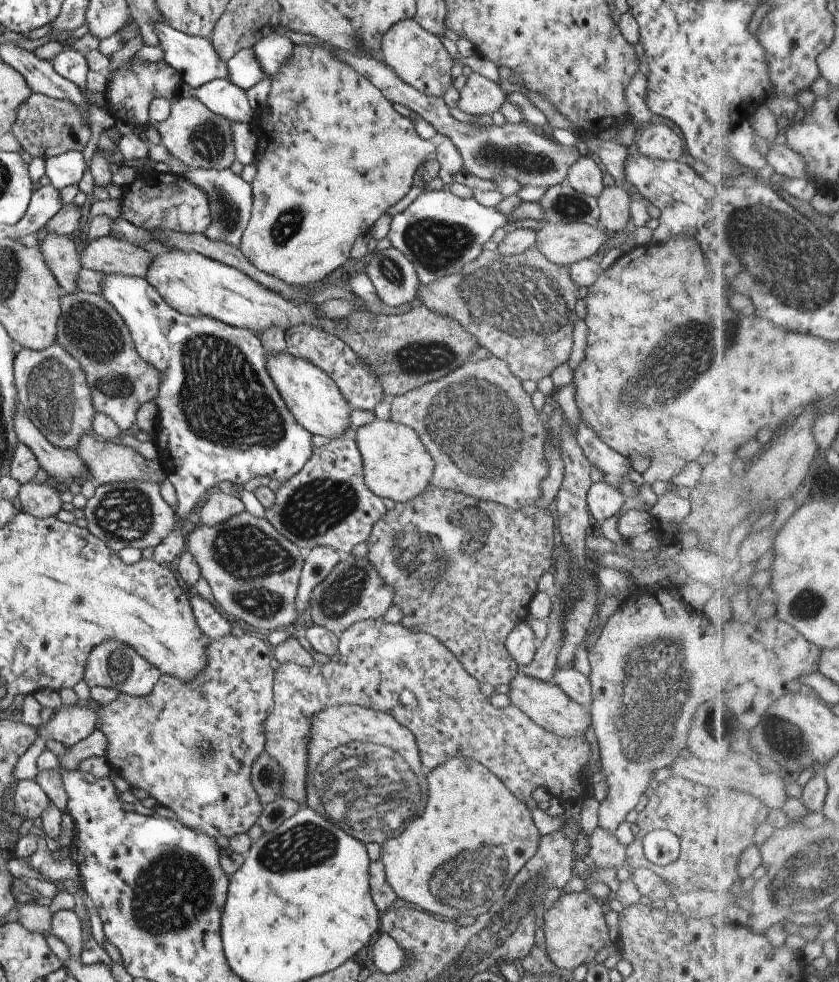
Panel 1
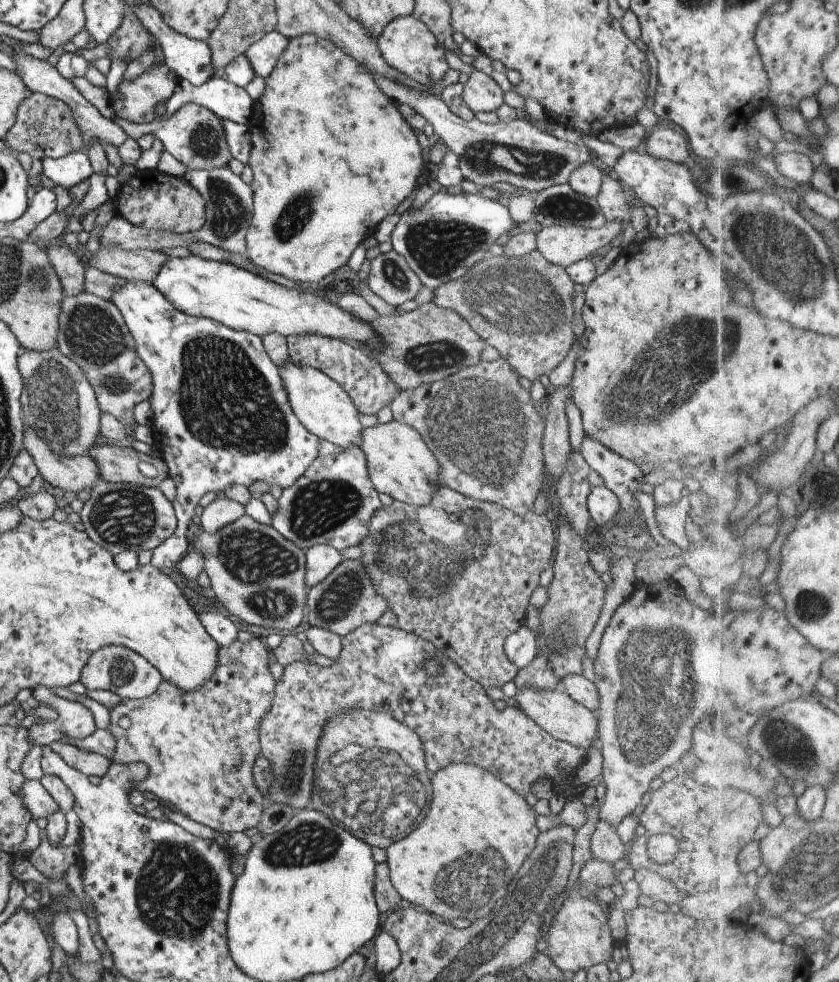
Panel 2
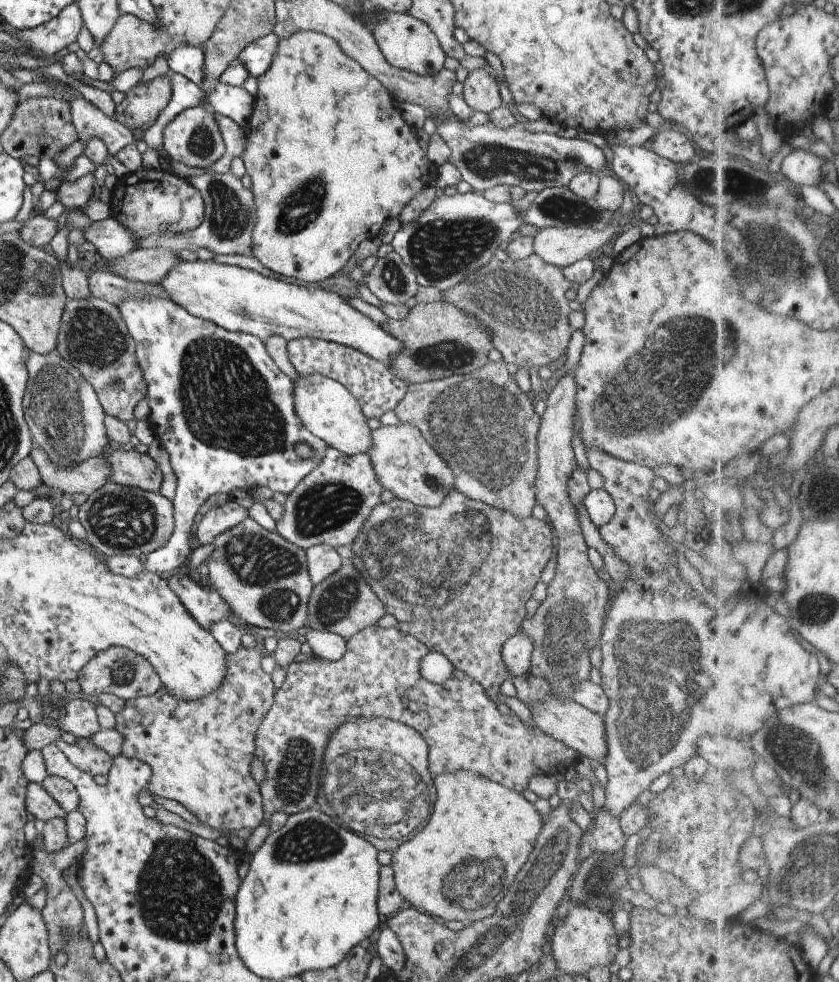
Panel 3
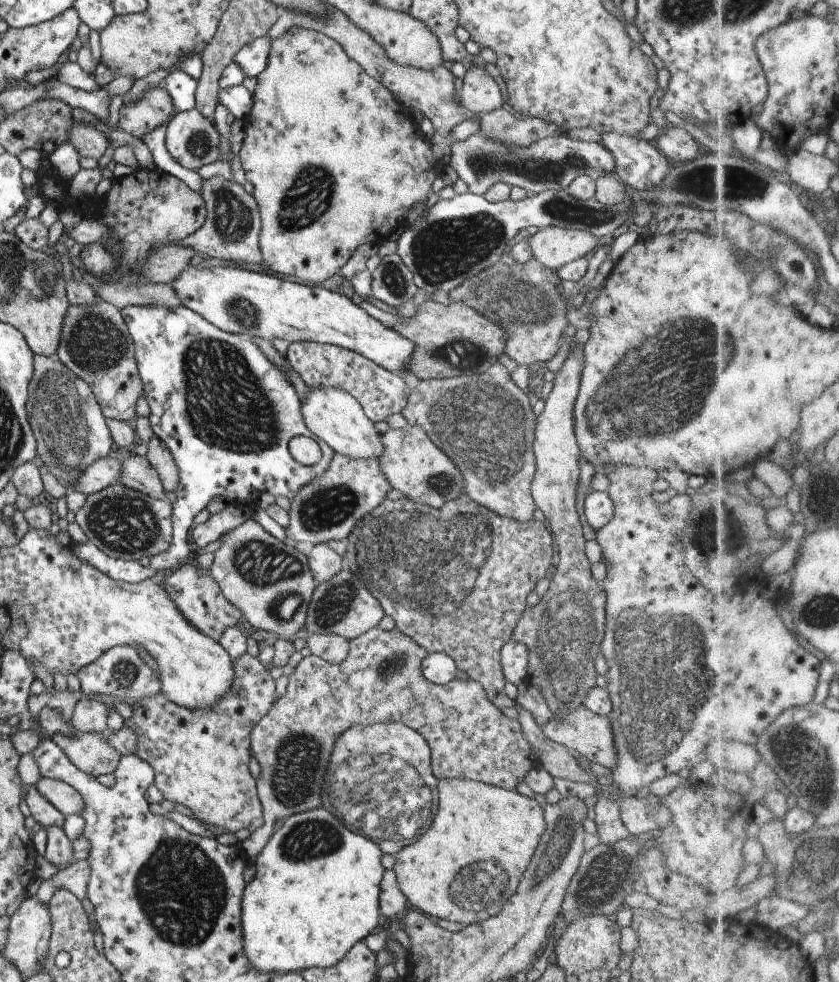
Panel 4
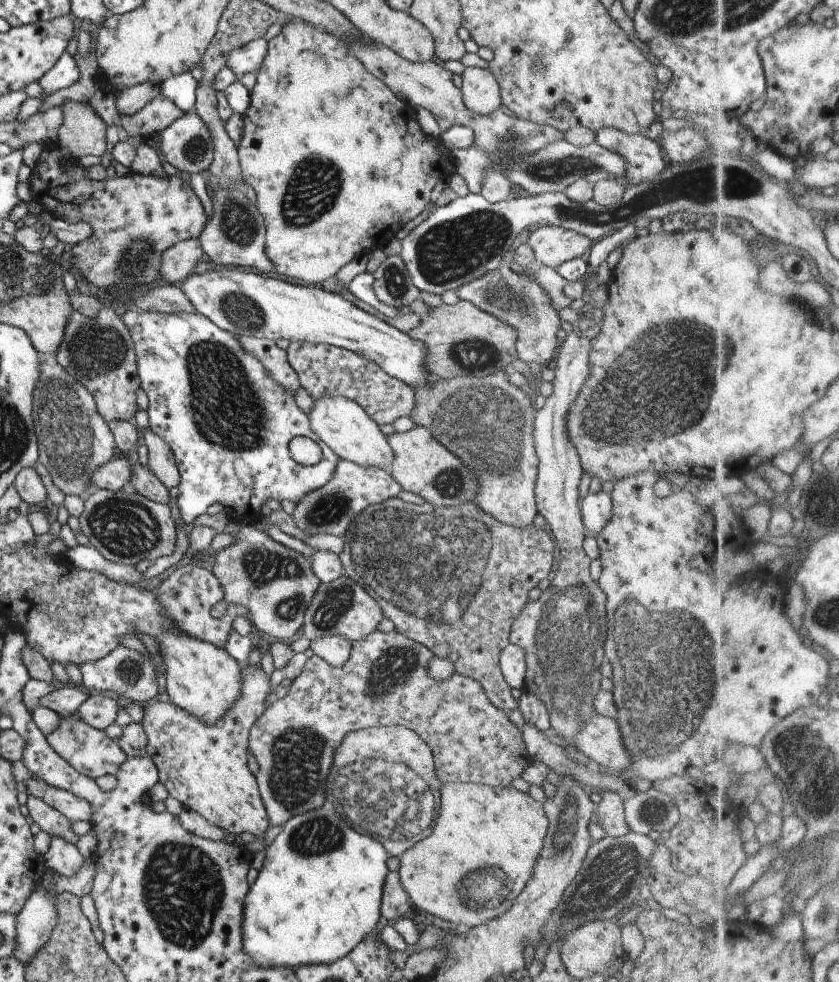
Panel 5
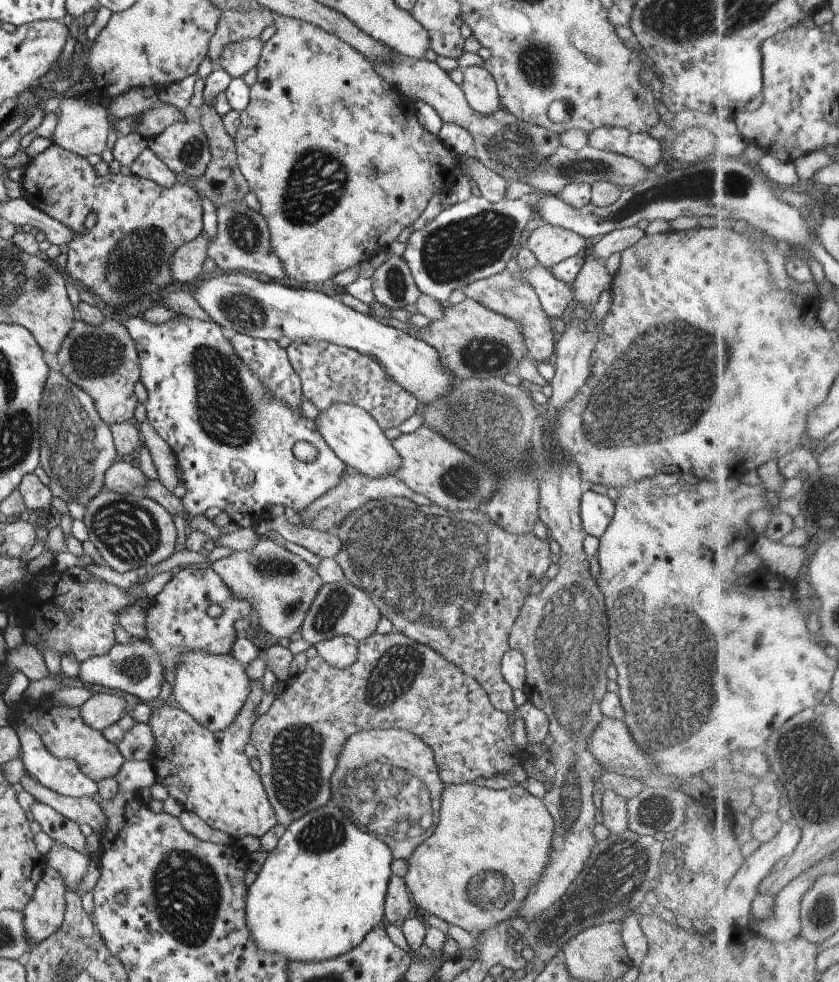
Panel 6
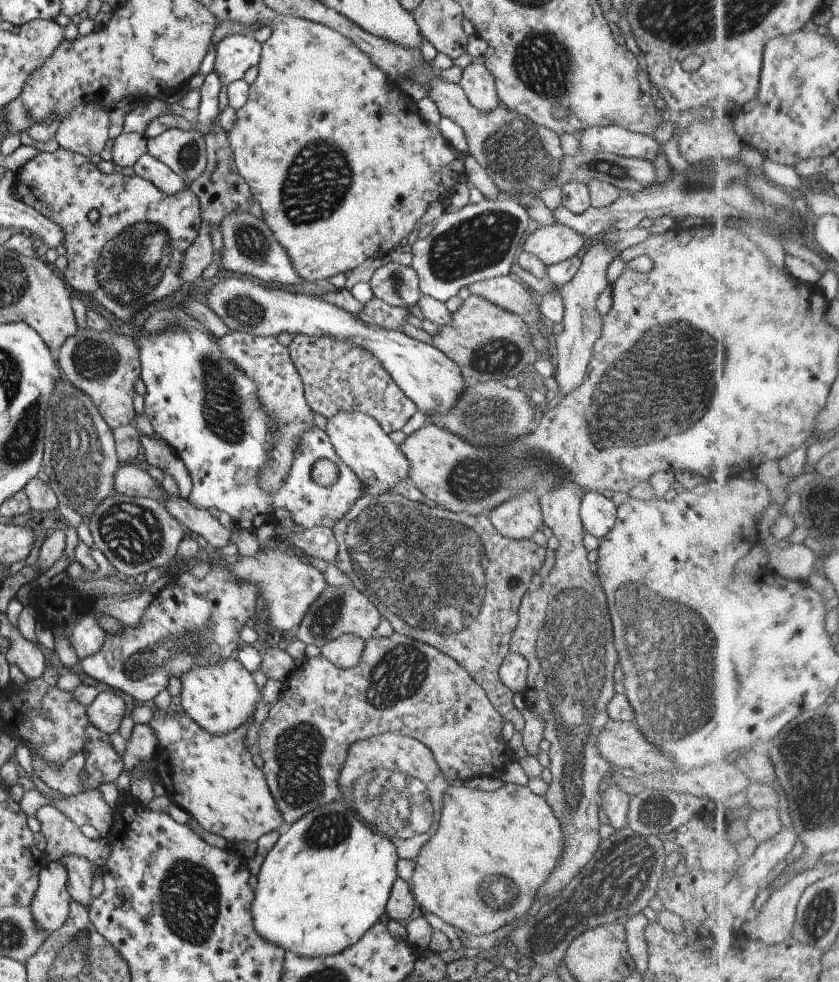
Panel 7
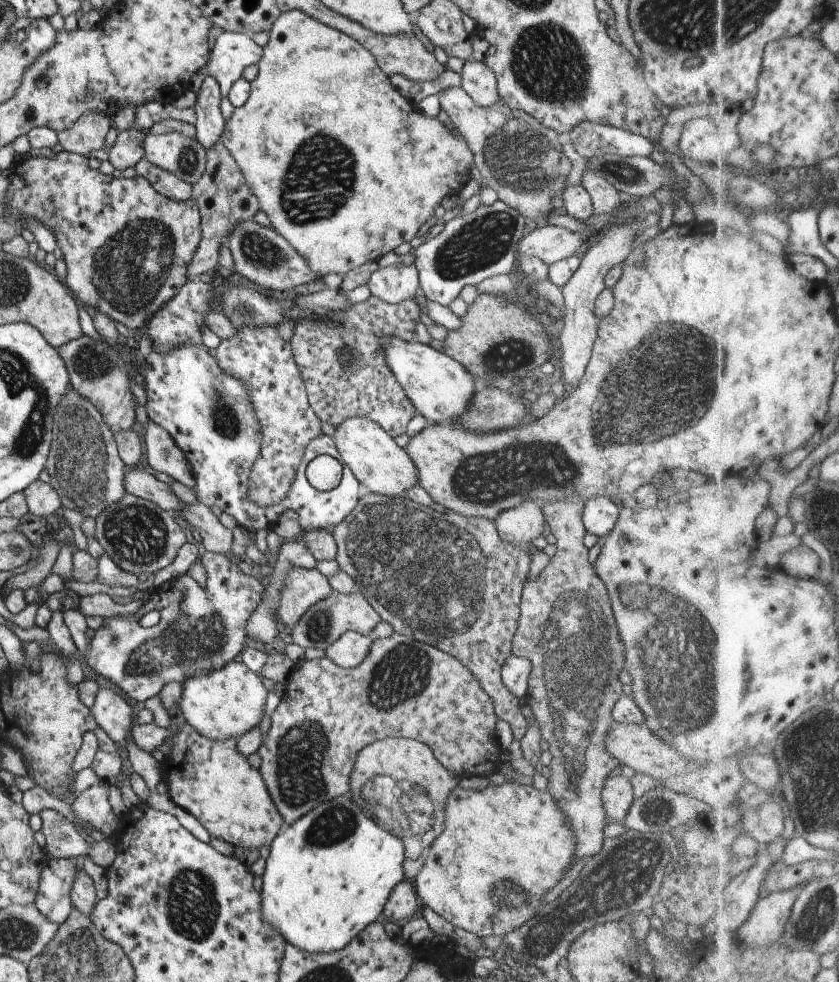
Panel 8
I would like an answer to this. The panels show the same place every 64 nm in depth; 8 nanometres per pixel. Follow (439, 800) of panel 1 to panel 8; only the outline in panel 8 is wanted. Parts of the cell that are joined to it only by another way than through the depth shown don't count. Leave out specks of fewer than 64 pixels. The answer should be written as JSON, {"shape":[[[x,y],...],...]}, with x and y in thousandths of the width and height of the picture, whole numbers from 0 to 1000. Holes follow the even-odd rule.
{"shape":[[[611,796],[600,797],[596,800],[583,798],[574,804],[552,803],[545,800],[533,811],[530,827],[528,827],[528,833],[523,838],[528,841],[528,847],[514,857],[514,862],[507,867],[504,882],[499,884],[495,893],[491,894],[491,903],[501,924],[513,925],[518,931],[539,941],[540,944],[549,945],[549,947],[565,953],[600,953],[604,949],[616,947],[619,943],[623,943],[632,935],[636,935],[639,929],[646,923],[645,915],[647,911],[671,894],[671,890],[682,880],[685,851],[681,847],[676,831],[664,823],[664,819],[654,811],[654,807],[640,804],[633,799],[621,799]]]}

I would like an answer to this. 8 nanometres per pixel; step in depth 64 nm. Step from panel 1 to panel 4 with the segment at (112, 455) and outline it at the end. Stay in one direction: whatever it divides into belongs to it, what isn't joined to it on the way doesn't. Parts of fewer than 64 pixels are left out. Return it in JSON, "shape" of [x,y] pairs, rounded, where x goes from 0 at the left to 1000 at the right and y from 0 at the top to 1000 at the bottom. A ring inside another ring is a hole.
{"shape":[[[156,462],[144,470],[142,492],[148,496],[174,503],[185,509],[198,509],[187,481],[178,475],[173,465]]]}

